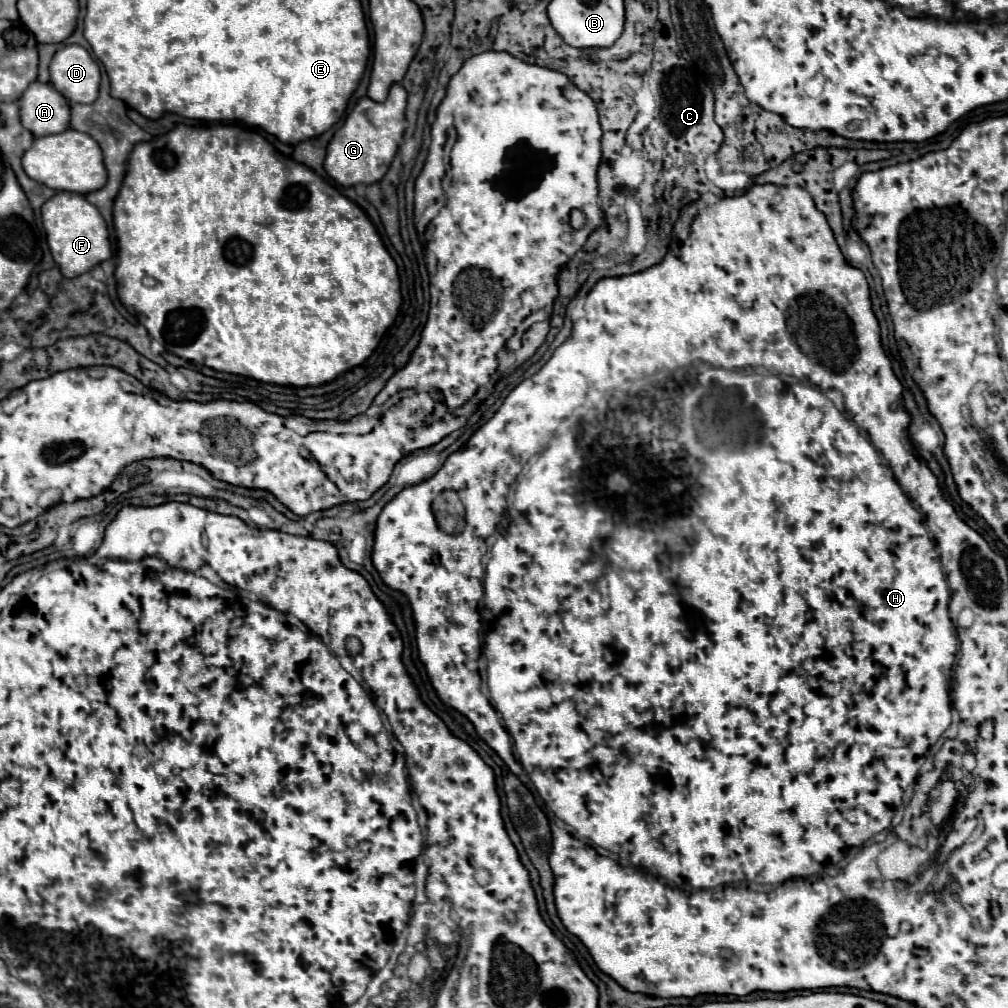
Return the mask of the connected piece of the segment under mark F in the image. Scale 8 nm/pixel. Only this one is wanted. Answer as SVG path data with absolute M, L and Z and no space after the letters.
M60 191L52 199L48 199L42 205L42 221L46 229L46 239L48 247L52 251L54 261L58 263L62 275L66 277L78 277L98 263L106 261L112 257L112 247L108 239L108 227L98 213L98 209L86 201L84 195L80 193L68 193Z

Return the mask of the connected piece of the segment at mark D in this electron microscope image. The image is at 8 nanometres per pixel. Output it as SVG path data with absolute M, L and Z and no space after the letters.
M64 45L50 63L50 83L70 103L94 103L100 87L100 67L80 45Z

